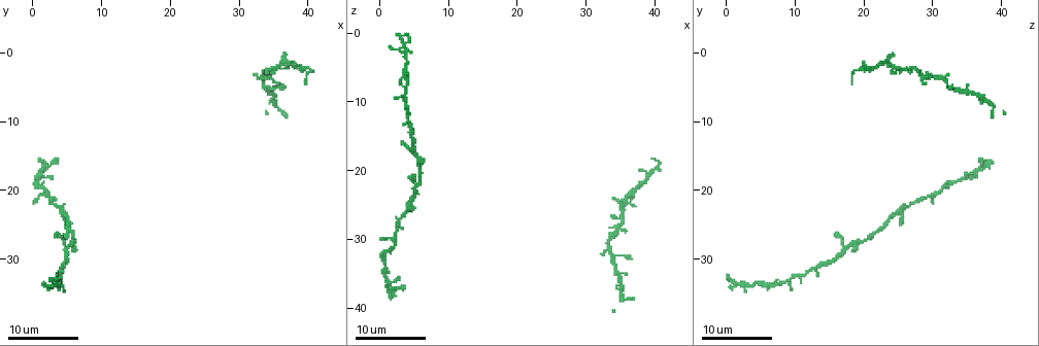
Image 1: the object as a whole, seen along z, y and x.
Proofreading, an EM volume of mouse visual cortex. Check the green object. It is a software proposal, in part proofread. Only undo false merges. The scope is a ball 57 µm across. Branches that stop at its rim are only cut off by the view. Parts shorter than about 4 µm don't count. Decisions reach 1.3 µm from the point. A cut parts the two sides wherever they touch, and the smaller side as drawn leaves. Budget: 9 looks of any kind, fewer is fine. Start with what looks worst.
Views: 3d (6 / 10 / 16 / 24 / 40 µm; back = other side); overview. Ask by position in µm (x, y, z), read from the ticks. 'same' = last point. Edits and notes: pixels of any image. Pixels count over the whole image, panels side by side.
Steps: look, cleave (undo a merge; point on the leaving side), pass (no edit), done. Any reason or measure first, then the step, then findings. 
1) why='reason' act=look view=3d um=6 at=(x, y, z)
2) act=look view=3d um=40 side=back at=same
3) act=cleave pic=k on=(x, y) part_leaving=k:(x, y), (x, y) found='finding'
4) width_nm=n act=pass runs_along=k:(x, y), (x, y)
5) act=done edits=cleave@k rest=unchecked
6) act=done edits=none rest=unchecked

act=look view=3d um=6 at=(4.0, 31.0, 12.5)

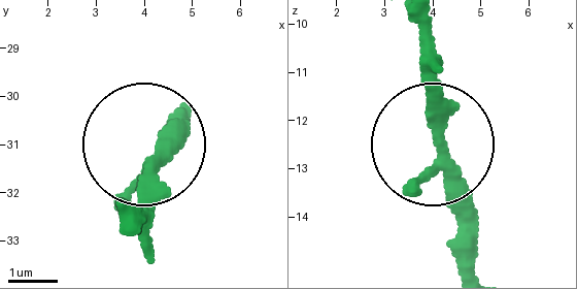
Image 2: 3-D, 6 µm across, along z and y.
arms=3 act=pass runs_along=2:(468, 263), (468, 201), (422, 58) found='continuous, no second neuron'

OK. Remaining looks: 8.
why='sudden change in width' act=look view=3d um=10 at=(4.0, 33.5, 7.0)

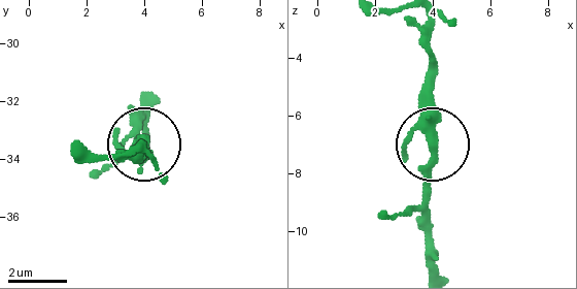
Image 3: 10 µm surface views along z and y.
width_nm=320 act=pass runs_along=3:(434, 270), (423, 197), (432, 59) found='one neuron here'

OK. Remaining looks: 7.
why='two arms in line, one across' act=look view=3d um=10 at=(4.0, 23.0, 25.5)

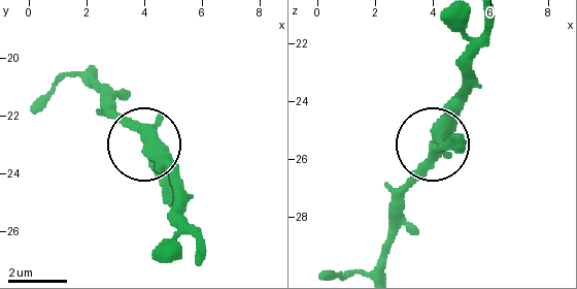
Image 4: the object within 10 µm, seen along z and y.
act=pass runs_along=4:(91, 71), (184, 194) found='continuous, no second neuron'

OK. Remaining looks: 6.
why='three arms meet' act=look view=3d um=10 at=(5.5, 26.0, 22.0)

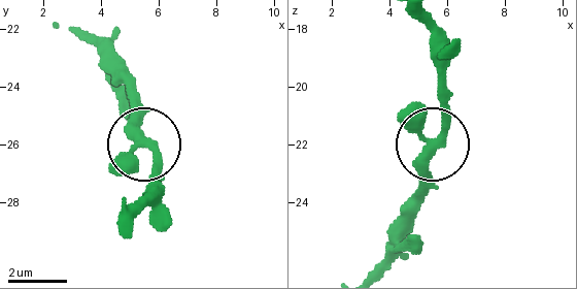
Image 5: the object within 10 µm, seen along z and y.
act=pass runs_along=5:(376, 266), (415, 200), (417, 163), (440, 126), (440, 84) found='one neuron here'

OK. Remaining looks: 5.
act=done edits=none rest=unchecked

